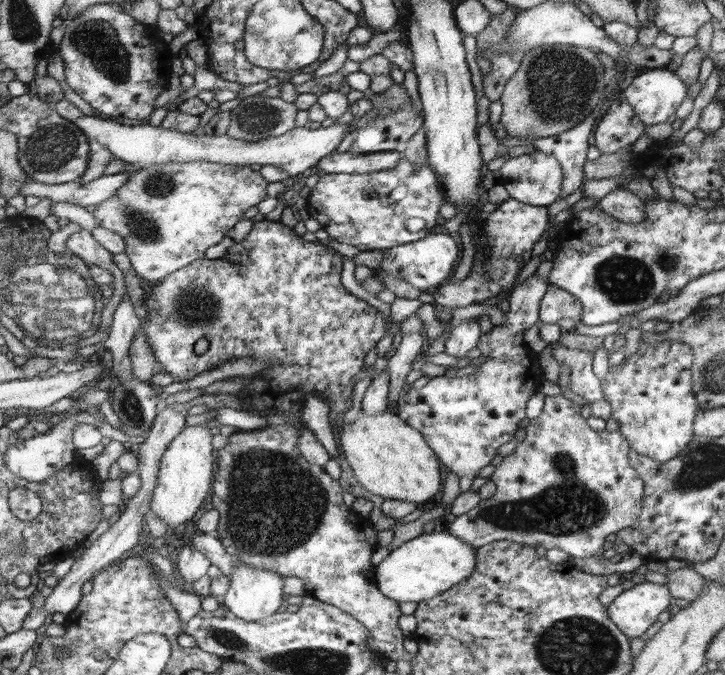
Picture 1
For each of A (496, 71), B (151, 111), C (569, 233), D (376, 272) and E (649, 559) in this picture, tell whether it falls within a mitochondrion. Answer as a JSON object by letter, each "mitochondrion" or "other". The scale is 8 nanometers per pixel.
{"A":"other","B":"other","C":"other","D":"other","E":"other"}

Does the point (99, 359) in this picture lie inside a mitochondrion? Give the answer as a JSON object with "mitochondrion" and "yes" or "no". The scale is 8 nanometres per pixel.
{"mitochondrion":"no"}

